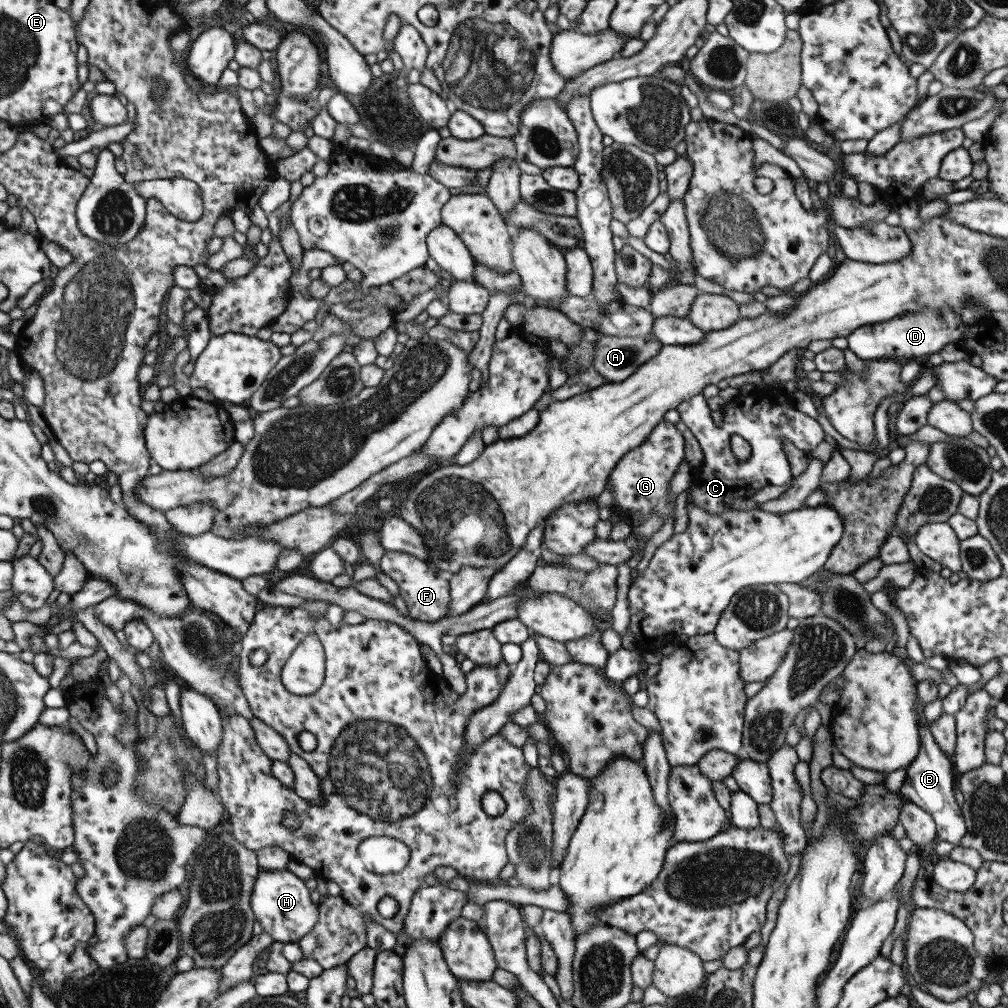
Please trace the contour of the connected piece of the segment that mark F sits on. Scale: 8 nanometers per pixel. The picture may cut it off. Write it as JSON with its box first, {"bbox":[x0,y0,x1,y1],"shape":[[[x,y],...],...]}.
{"bbox":[380,551,449,622],"shape":[[[385,551],[380,559],[381,572],[397,585],[399,597],[403,599],[407,614],[411,619],[421,622],[435,622],[449,613],[448,579],[429,568],[425,562],[404,552]]]}

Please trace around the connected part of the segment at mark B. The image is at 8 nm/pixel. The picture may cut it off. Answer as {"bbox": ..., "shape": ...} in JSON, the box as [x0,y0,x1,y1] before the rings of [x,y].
{"bbox":[899,701,965,847],"shape":[[[919,701],[915,706],[917,711],[917,732],[919,746],[915,758],[908,764],[905,773],[905,781],[900,786],[899,794],[904,802],[916,804],[927,814],[931,815],[936,826],[936,840],[945,841],[959,847],[959,842],[965,834],[965,823],[960,808],[953,799],[955,791],[956,774],[952,772],[950,761],[944,752],[935,744],[934,738],[930,733],[928,722],[923,716],[924,704]]]}

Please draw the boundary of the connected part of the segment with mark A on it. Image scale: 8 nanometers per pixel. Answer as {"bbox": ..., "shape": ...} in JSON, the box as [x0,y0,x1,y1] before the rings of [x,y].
{"bbox":[591,335,662,383],"shape":[[[599,335],[594,346],[591,368],[606,380],[605,383],[618,383],[633,374],[641,364],[653,358],[662,344],[657,340],[644,341],[641,337],[620,337],[615,335]]]}

